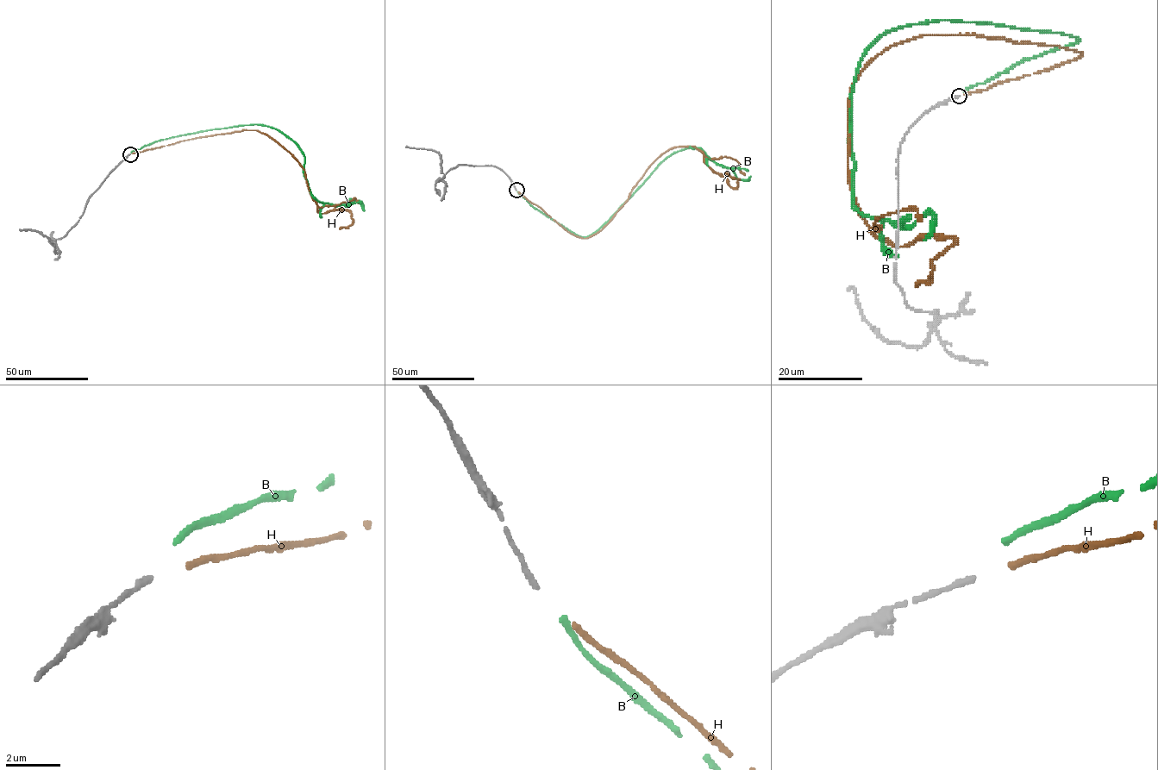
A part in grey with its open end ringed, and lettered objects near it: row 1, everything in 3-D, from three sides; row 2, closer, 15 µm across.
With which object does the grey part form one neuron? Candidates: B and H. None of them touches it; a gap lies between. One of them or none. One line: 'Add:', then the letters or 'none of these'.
Add: H

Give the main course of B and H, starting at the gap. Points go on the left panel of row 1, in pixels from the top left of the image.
B: (131, 152), (195, 132), (272, 127), (303, 154), (303, 176), (314, 197), (333, 204), (358, 201), (364, 211)
H: (132, 153), (195, 138), (257, 130), (297, 160), (321, 213), (340, 209), (351, 213), (353, 222), (339, 228)

